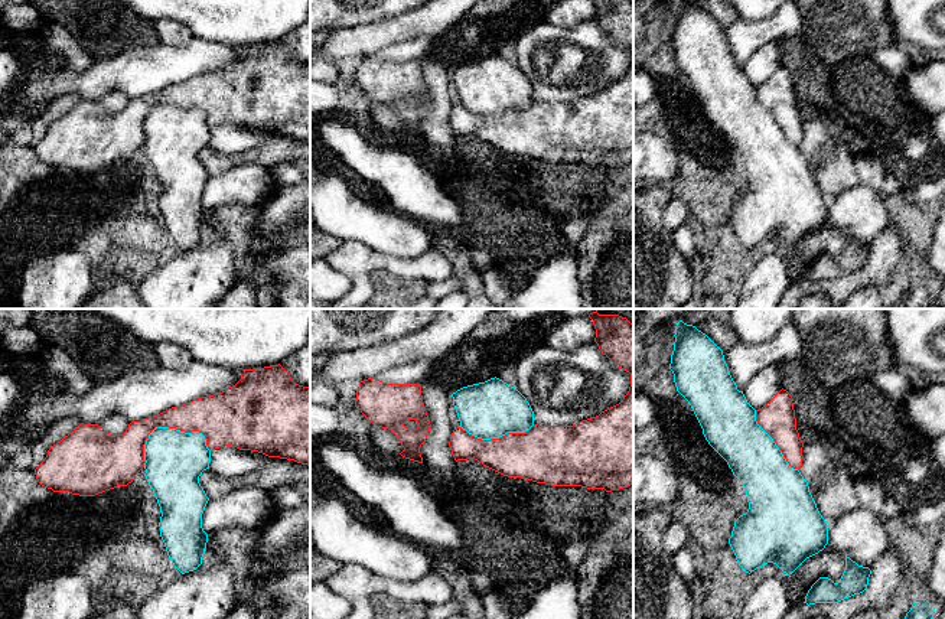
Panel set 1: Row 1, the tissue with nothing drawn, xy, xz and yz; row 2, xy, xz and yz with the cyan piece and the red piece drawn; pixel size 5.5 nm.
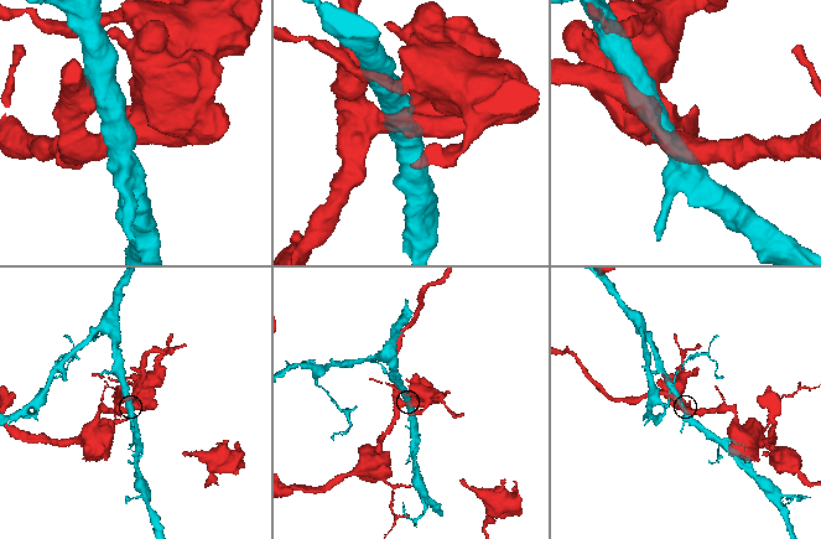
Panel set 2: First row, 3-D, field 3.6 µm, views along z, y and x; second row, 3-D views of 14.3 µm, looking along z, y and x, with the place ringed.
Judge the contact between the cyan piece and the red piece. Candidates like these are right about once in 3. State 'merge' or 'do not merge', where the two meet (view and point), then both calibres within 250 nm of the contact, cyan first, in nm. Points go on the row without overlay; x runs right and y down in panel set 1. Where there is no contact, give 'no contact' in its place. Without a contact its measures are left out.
do not merge | xy (168, 104) | 320/220 nm

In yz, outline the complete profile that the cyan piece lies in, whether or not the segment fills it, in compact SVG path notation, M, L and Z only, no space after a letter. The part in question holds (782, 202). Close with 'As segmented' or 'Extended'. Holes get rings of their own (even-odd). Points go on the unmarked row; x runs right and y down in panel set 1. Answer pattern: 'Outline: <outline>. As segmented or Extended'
Outline: M677 0L675 19L669 46L674 51L677 68L691 82L708 121L727 139L733 152L743 160L749 186L734 198L729 221L739 242L752 250L763 241L776 241L786 253L792 251L806 235L818 231L828 221L830 201L819 190L809 169L808 159L798 146L789 143L773 115L757 101L756 87L747 79L743 68L737 66L723 27L693 1Z. As segmented

